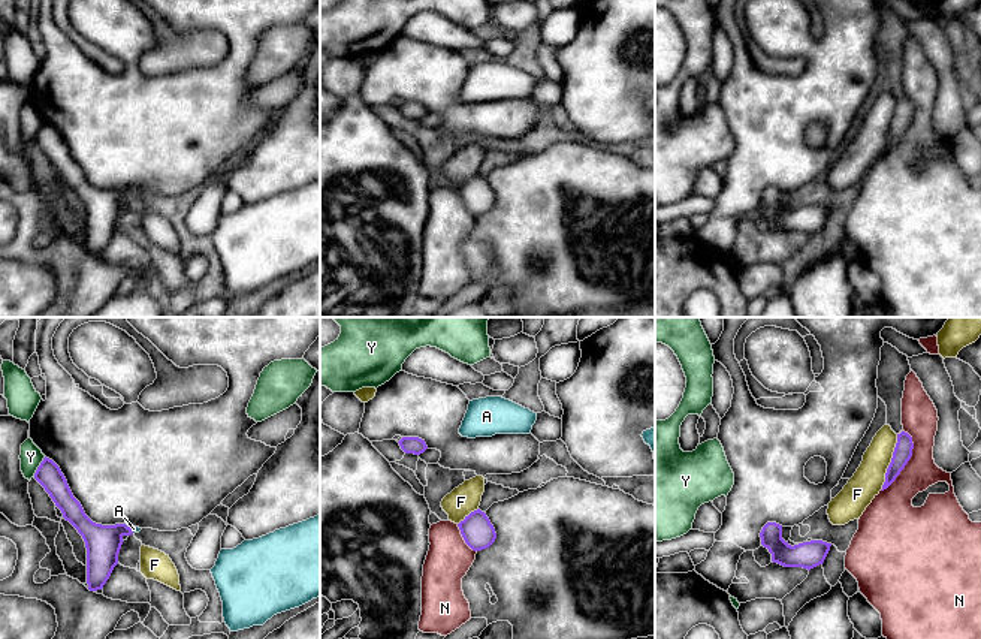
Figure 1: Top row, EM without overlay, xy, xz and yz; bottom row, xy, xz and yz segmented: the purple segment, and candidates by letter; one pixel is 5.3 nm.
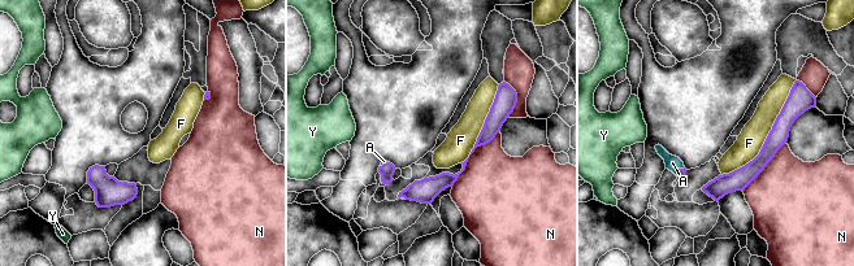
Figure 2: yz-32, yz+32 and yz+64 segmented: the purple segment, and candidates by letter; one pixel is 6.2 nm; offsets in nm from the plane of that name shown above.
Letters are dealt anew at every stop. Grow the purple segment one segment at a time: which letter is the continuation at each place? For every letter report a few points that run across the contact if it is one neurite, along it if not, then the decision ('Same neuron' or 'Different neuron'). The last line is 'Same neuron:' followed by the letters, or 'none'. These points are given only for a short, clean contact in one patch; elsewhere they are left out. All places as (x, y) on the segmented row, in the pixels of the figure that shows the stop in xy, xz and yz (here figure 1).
A: Line: xy (103, 542), (118, 530), (130, 529), (133, 529). Same neuron
F: Different neuron
N: Different neuron
Y: Different neuron
Same neuron: A

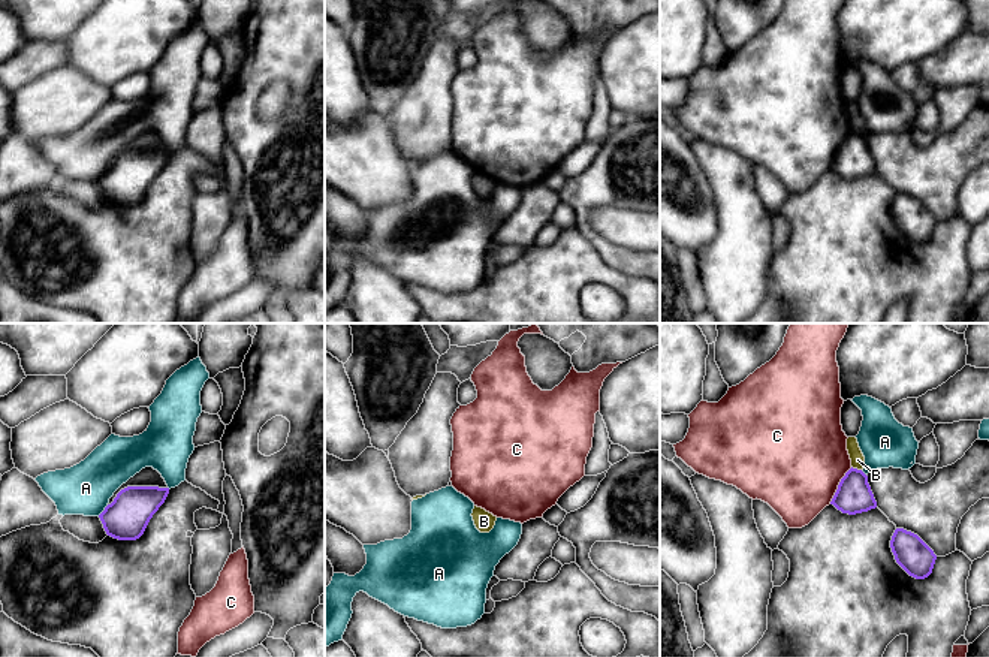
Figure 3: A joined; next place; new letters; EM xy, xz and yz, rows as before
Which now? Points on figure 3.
A: Different neuron
B: Line: yz (852, 466), (861, 470). Different neuron
C: Different neuron
Same neuron: none

